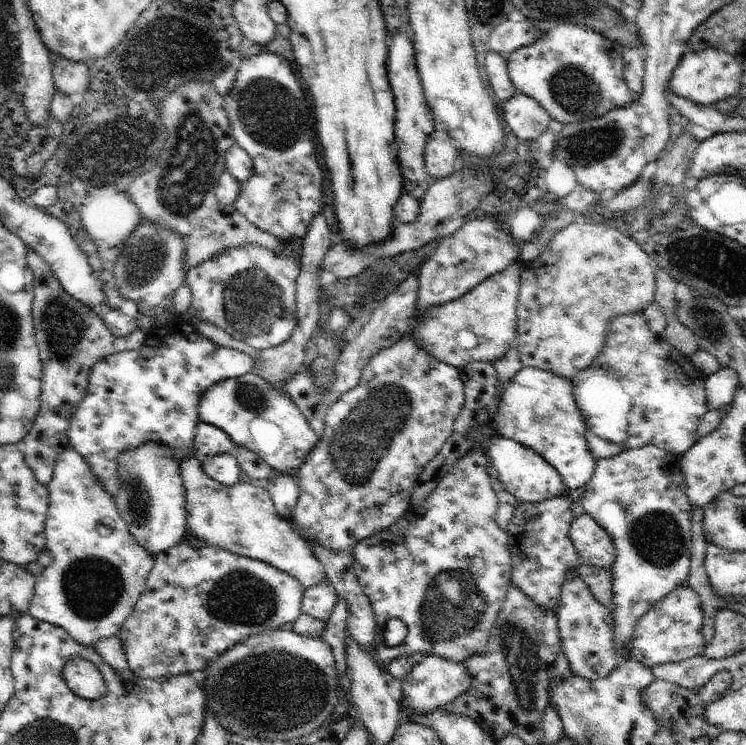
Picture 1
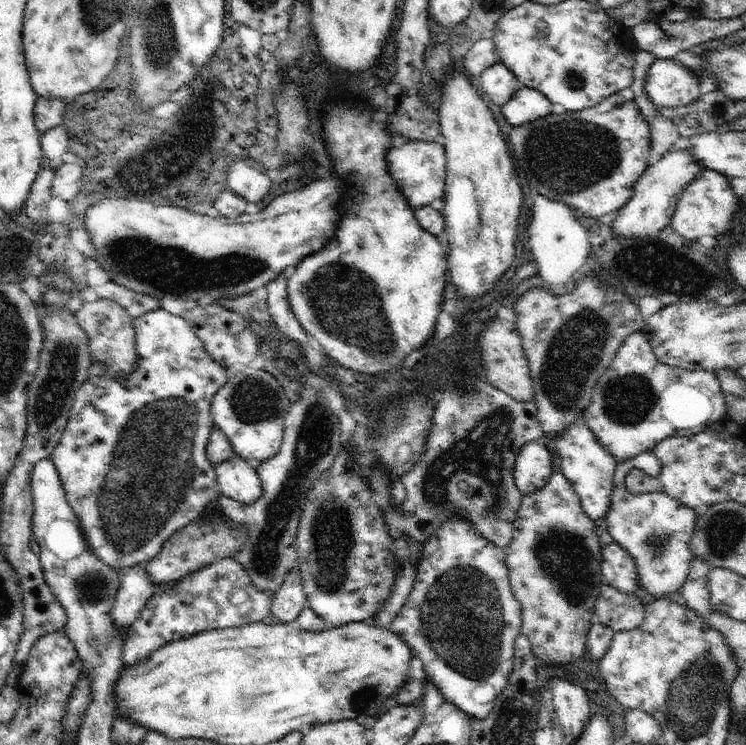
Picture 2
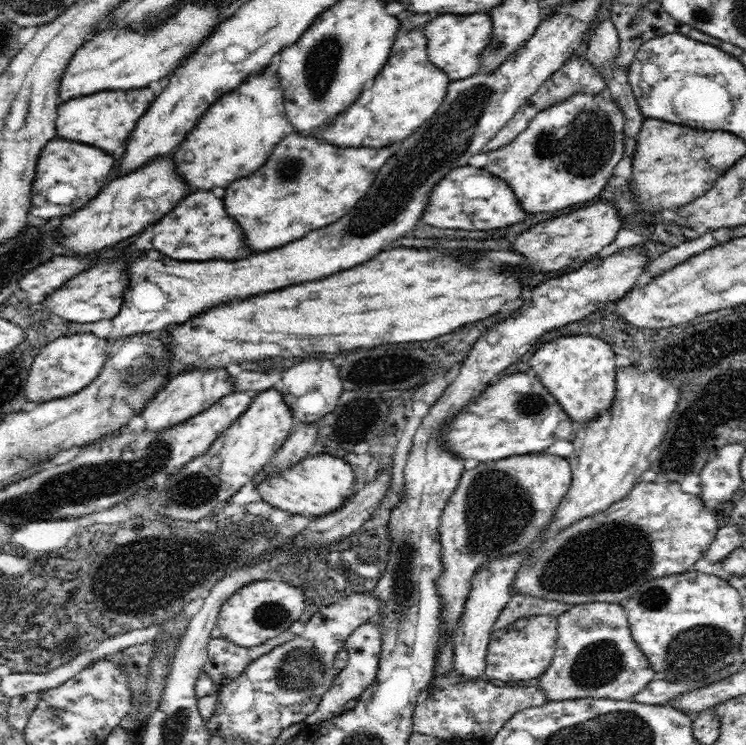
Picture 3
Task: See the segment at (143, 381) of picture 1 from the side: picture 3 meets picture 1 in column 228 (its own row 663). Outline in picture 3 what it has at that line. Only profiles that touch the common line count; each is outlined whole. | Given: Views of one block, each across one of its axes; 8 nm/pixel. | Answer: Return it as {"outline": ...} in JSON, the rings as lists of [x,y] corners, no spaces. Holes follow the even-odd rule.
{"outline":[[[374,618],[373,621],[373,623],[362,624],[347,638],[344,648],[348,651],[349,660],[346,666],[341,671],[338,671],[331,688],[322,698],[316,712],[310,714],[304,721],[305,723],[316,724],[318,722],[324,722],[324,720],[338,714],[342,714],[346,703],[350,700],[358,700],[369,688],[370,684],[376,680],[382,644],[382,631],[380,631],[380,618]]]}

